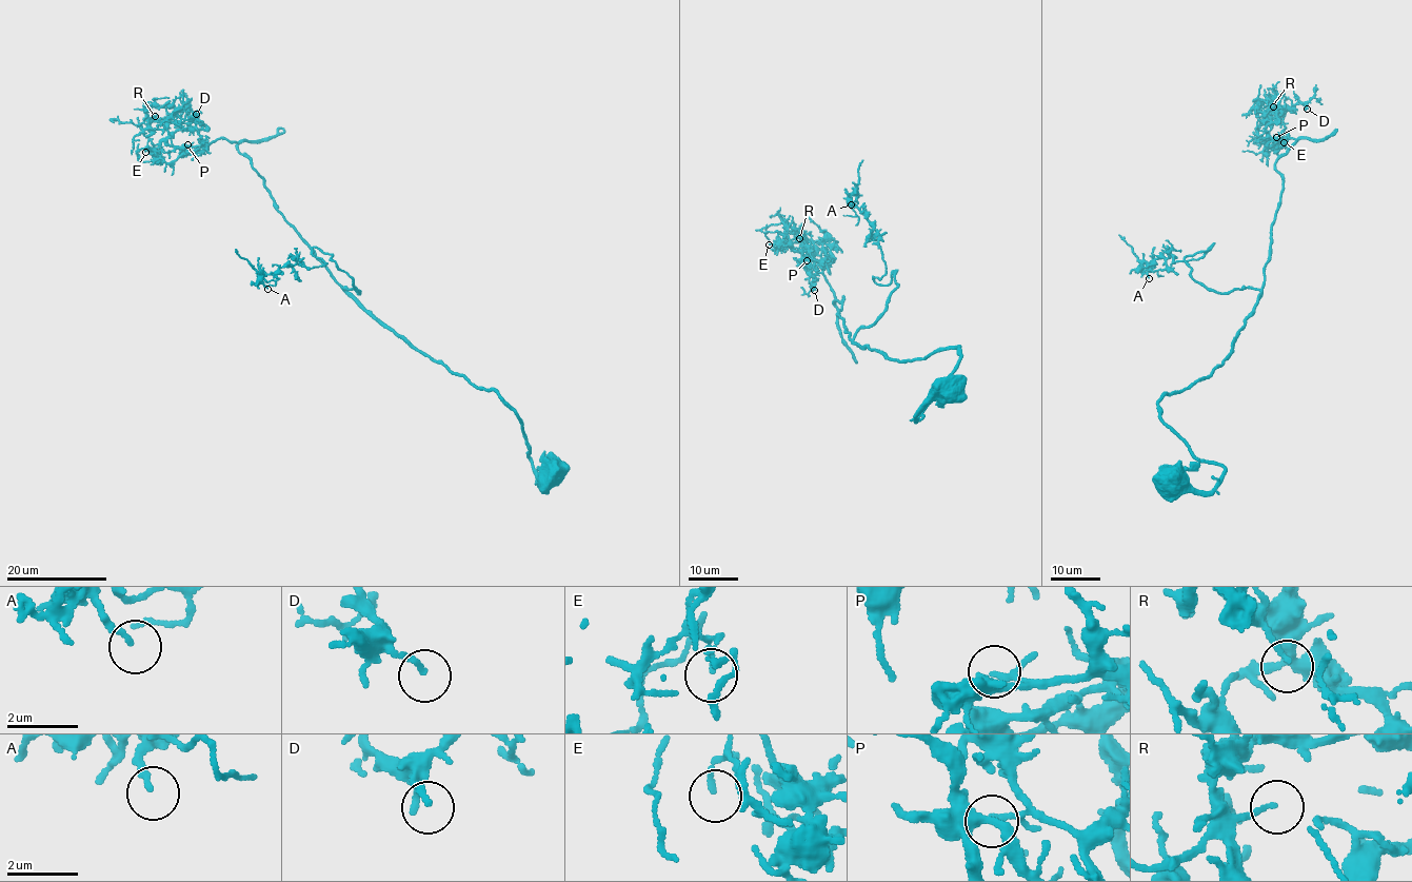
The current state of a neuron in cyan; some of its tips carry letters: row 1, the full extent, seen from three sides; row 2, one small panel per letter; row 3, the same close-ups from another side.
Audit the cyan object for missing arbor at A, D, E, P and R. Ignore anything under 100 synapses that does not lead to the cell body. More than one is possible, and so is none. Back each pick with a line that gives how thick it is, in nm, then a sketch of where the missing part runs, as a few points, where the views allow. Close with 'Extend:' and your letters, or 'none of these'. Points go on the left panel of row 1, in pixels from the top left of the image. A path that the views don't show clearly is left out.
E: 90 nm | (145, 152), (159, 160), (176, 160), (144, 188), (136, 201), (128, 200)
Extend: E

